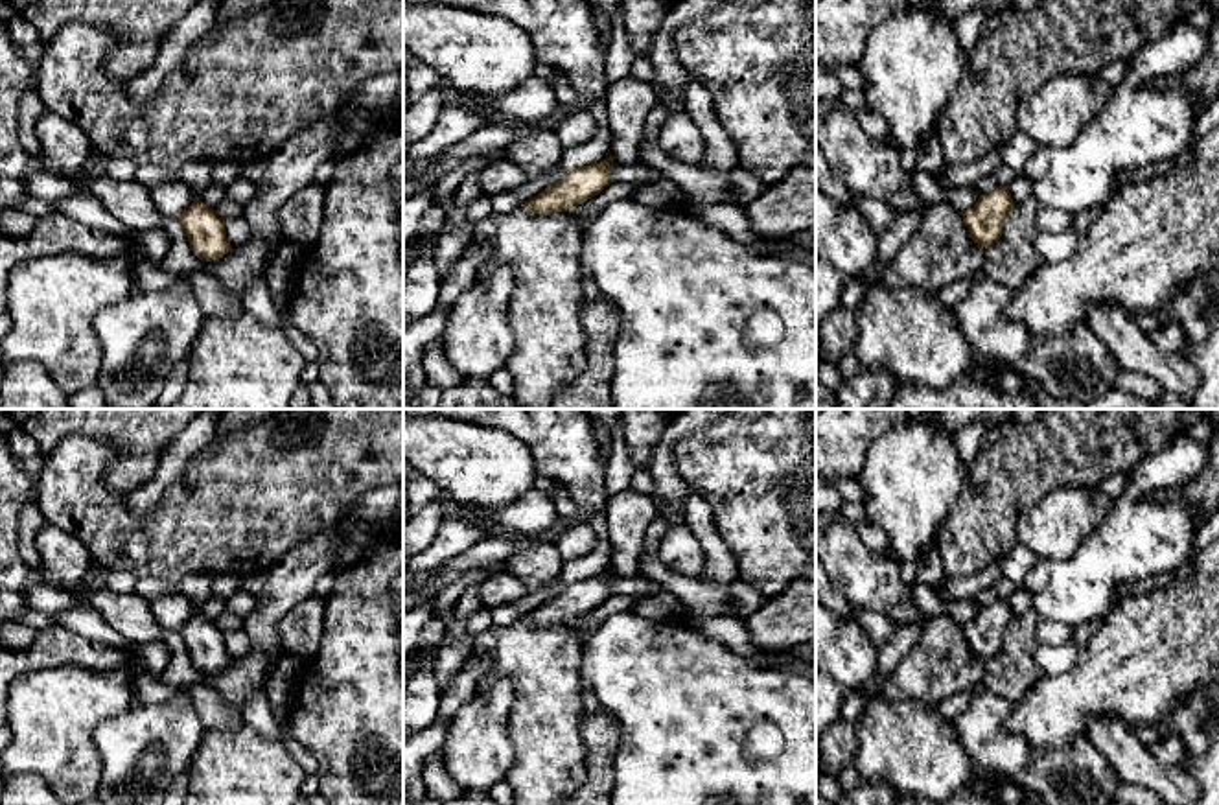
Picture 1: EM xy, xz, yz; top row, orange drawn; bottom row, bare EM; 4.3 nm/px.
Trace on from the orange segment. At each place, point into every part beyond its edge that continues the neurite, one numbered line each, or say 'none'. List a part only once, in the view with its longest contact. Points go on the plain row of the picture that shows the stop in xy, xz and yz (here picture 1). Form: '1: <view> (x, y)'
none

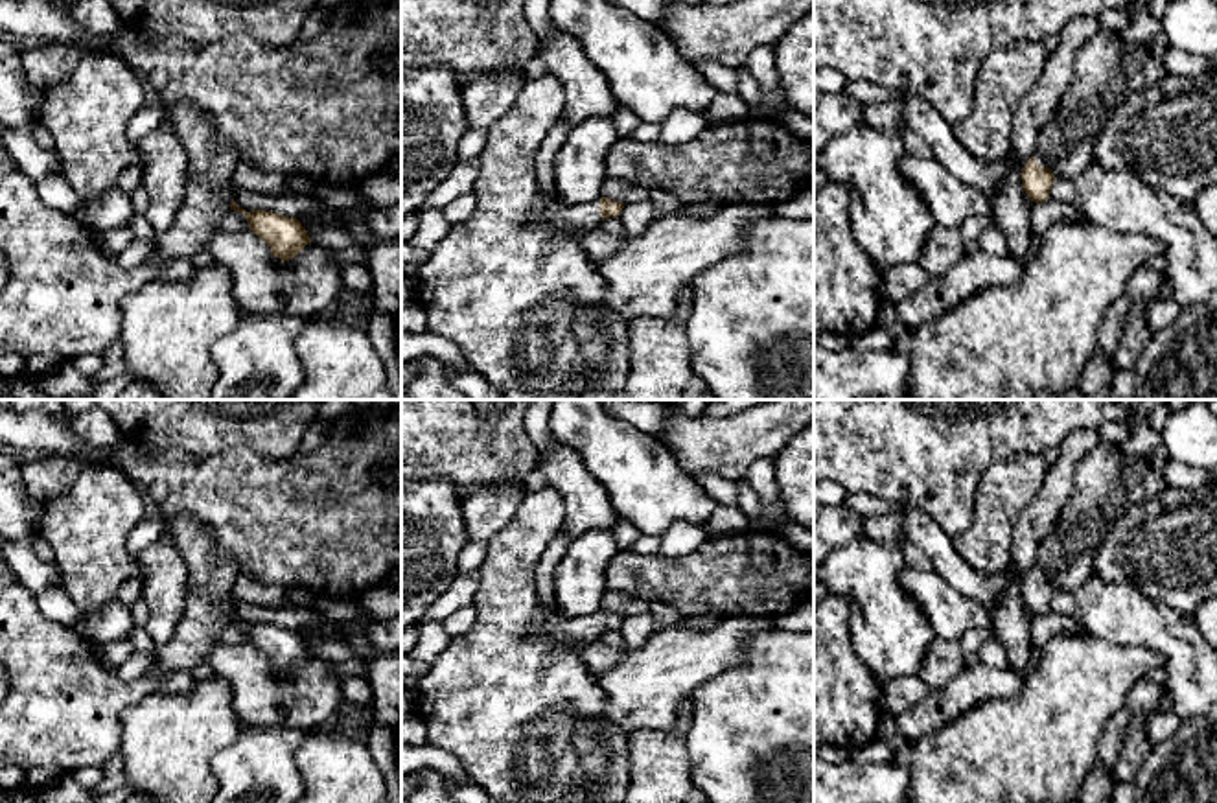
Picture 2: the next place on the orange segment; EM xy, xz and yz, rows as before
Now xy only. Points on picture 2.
none

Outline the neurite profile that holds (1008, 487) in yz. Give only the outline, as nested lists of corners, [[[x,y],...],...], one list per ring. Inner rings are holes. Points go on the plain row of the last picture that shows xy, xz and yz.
[[[1020,451],[979,477],[972,525],[954,538],[956,551],[979,575],[994,576],[1011,567],[1014,525],[1040,492],[1048,470],[1042,453]]]

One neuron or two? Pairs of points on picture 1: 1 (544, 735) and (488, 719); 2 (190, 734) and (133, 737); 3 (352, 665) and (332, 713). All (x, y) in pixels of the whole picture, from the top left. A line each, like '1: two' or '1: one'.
1: two
2: one
3: one

